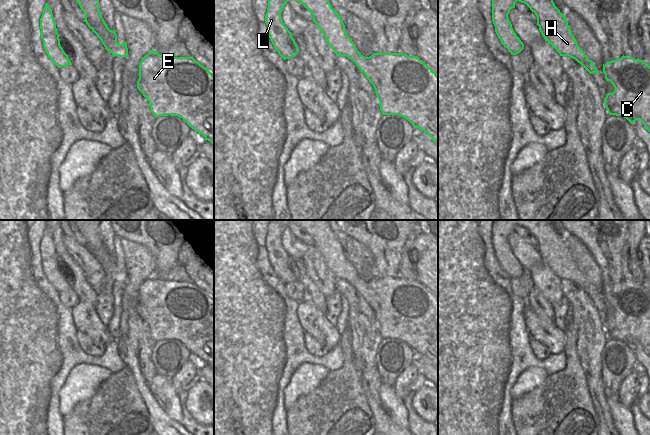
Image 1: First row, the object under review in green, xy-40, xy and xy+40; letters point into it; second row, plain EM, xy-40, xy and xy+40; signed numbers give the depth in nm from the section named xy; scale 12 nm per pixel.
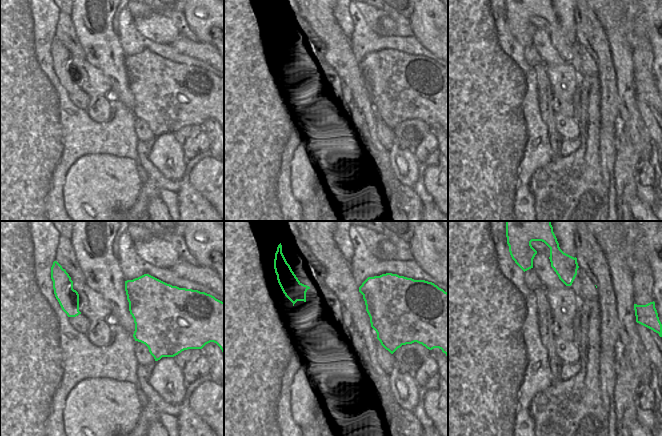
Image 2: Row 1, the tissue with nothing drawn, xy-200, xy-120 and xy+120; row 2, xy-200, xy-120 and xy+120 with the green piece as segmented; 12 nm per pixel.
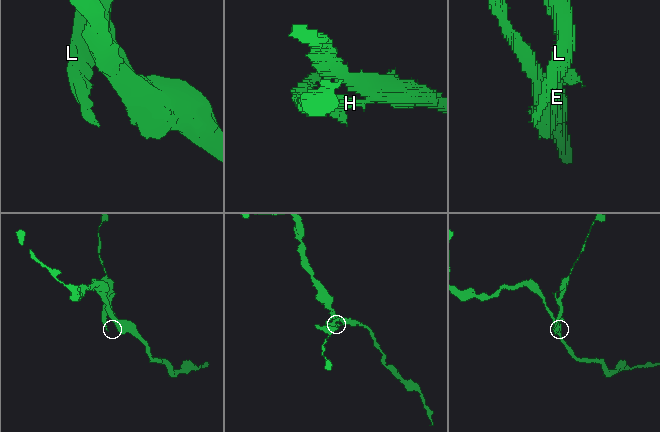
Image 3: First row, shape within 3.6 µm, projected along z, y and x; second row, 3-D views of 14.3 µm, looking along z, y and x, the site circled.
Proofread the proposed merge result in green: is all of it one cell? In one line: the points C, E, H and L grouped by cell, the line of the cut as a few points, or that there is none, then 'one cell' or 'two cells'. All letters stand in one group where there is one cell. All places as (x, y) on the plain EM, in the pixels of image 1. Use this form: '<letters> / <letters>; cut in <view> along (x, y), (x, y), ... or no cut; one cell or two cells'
C E / H L; cut in xy along (360, 277), (354, 278), (350, 282); two cells

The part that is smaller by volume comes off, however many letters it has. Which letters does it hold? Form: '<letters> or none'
H, L

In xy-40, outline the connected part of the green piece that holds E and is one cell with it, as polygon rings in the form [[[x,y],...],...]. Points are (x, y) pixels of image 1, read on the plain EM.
[[[152,274],[145,279],[139,288],[137,312],[149,325],[154,340],[178,340],[192,353],[214,368],[214,300],[208,292],[201,289],[193,281],[162,280]]]

